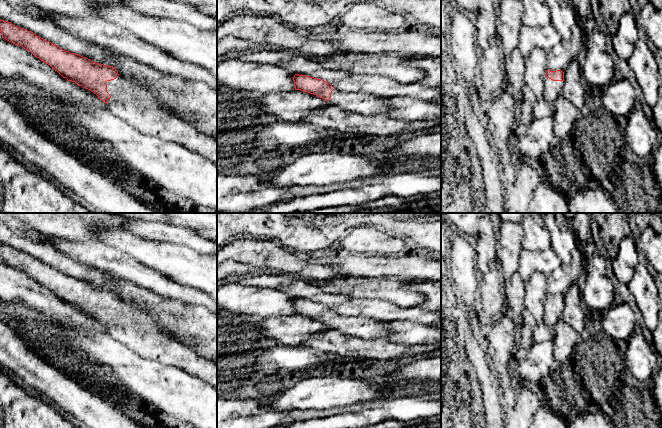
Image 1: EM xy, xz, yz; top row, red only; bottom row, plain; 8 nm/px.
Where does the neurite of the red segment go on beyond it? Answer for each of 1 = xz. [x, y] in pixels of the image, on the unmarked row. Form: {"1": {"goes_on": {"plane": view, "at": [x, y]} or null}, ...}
{"1": {"goes_on": {"plane": "xz", "at": [364, 328]}}}

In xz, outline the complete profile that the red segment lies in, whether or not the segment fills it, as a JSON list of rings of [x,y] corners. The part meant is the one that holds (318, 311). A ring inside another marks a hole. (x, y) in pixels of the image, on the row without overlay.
[[[295,298],[293,301],[295,314],[314,318],[329,329],[343,335],[351,335],[360,339],[387,339],[391,334],[385,322],[370,318],[345,317],[335,313],[329,306],[310,300]]]

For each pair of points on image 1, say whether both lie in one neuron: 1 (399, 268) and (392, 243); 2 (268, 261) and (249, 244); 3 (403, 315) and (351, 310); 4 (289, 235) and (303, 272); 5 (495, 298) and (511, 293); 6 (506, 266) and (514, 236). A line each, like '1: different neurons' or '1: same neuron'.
1: different neurons
2: same neuron
3: same neuron
4: different neurons
5: different neurons
6: same neuron

